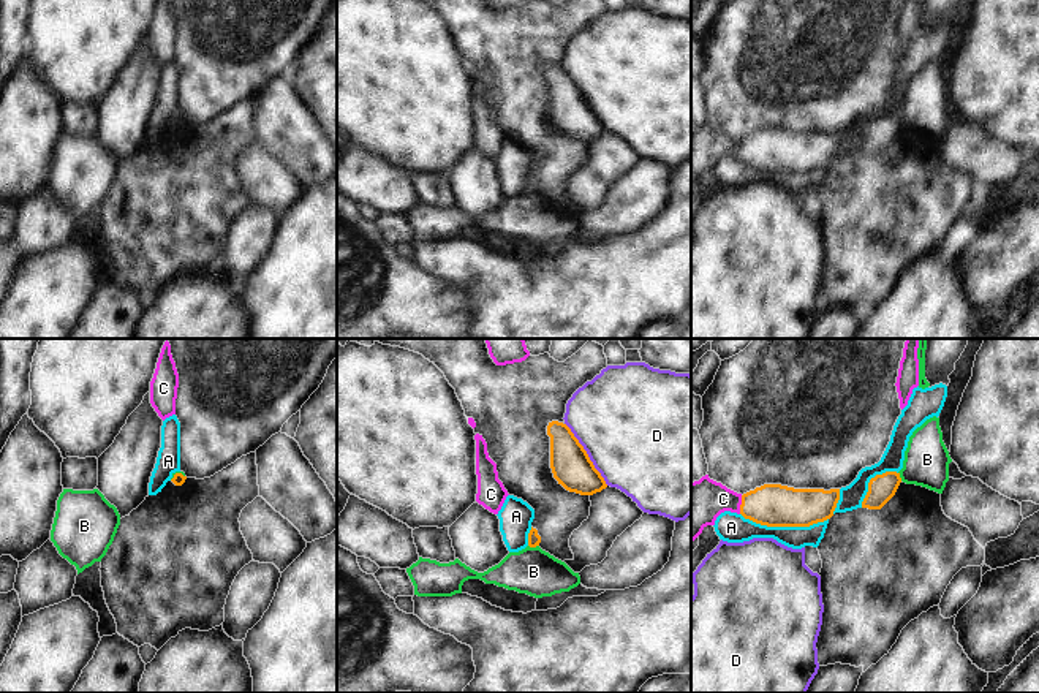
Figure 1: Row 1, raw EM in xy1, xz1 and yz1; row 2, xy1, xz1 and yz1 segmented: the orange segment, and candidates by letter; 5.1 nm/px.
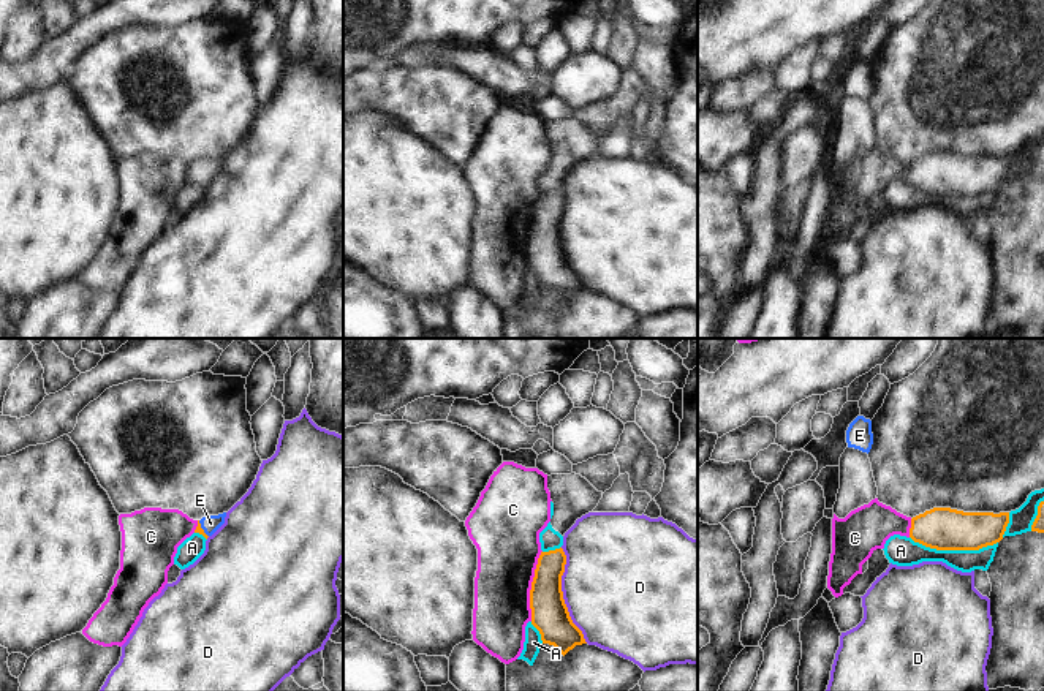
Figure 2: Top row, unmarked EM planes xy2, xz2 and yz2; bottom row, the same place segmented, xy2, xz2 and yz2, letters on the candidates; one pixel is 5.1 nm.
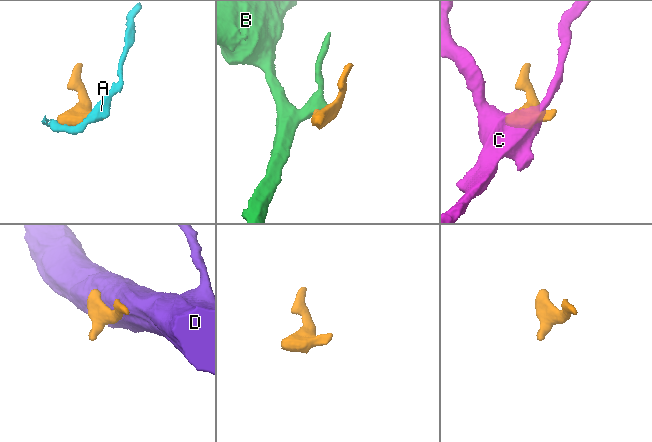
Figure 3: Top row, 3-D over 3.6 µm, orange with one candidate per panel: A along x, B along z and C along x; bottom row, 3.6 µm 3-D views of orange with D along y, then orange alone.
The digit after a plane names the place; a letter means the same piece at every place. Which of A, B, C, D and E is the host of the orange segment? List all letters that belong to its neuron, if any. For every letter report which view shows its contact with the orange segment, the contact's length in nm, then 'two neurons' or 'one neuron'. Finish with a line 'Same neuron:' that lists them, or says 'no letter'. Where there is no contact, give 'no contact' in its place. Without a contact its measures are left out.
A: contact in yz1; length 440 nm; two neurons
B: contact in xz1; length 60 nm; two neurons
C: contact in xz2; length 360 nm; two neurons
D: contact in xz2; length 500 nm; two neurons
E: contact in xy2; length 100 nm; one neuron
Same neuron: E

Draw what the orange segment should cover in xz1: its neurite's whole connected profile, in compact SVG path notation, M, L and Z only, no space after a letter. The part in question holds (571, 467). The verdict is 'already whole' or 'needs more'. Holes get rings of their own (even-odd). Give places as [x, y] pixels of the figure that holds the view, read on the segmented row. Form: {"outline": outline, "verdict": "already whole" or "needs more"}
{"outline": "M549 422L547 435L550 437L550 468L558 484L580 495L593 495L607 487L587 451L566 424Z", "verdict": "already whole"}

